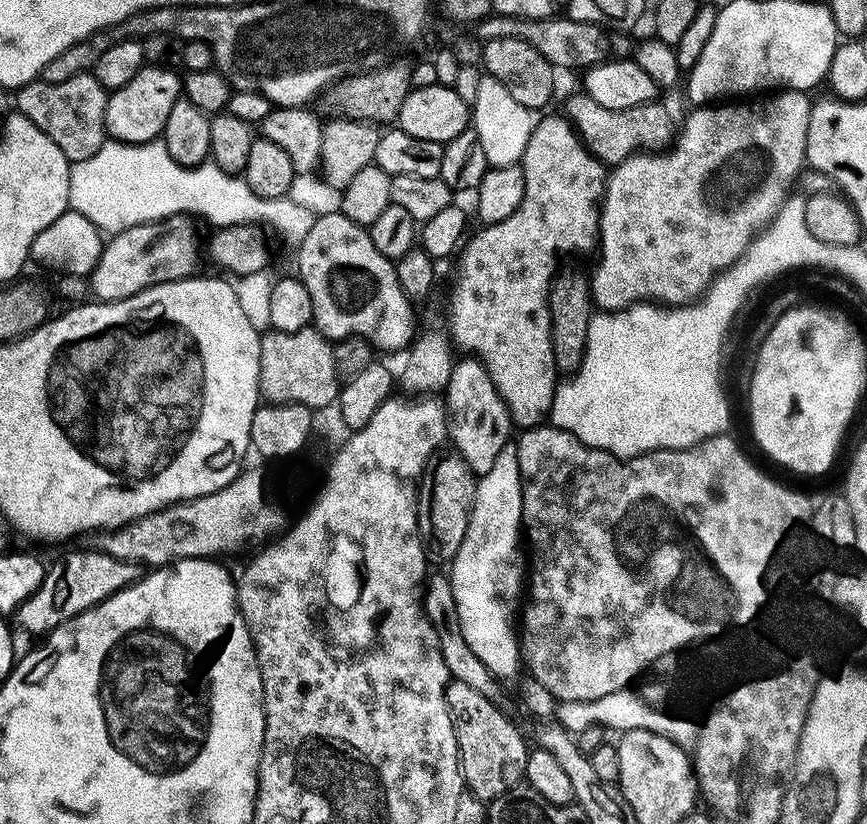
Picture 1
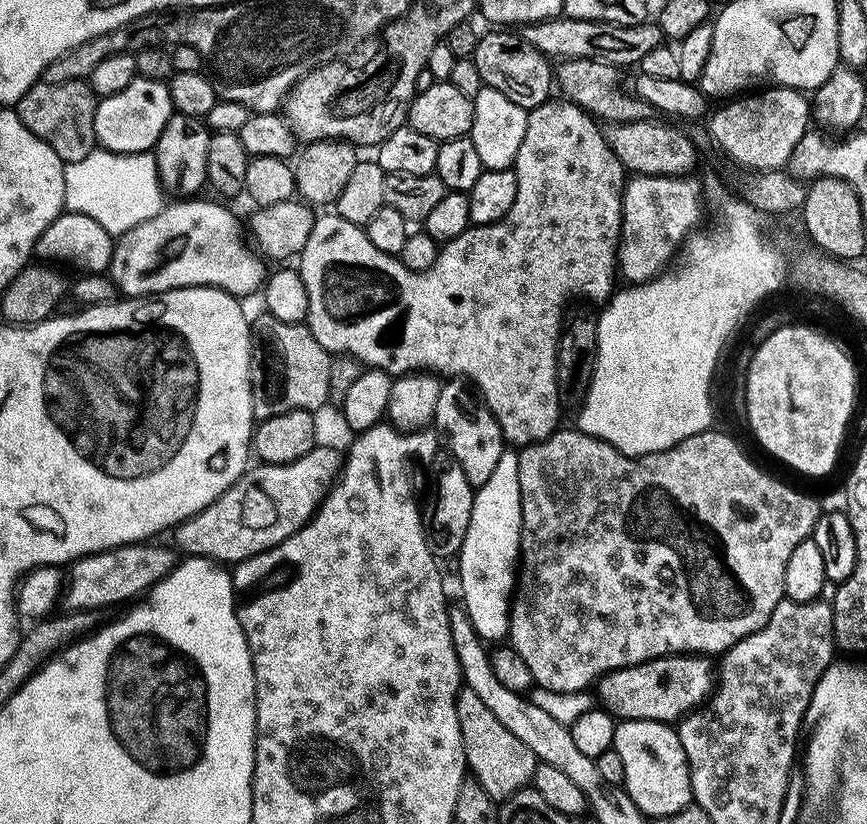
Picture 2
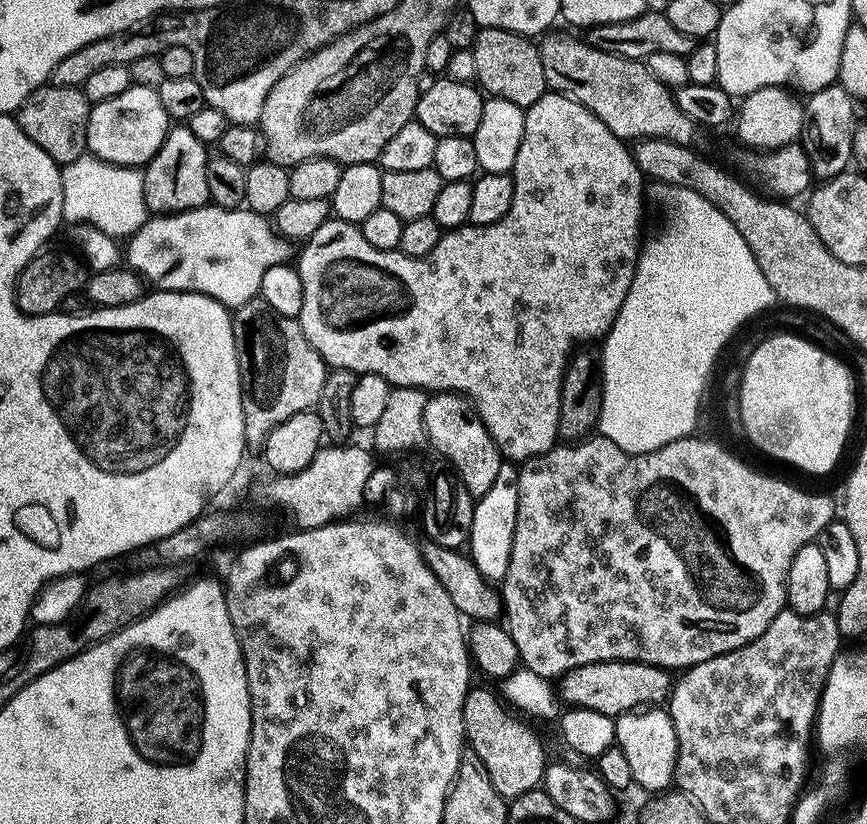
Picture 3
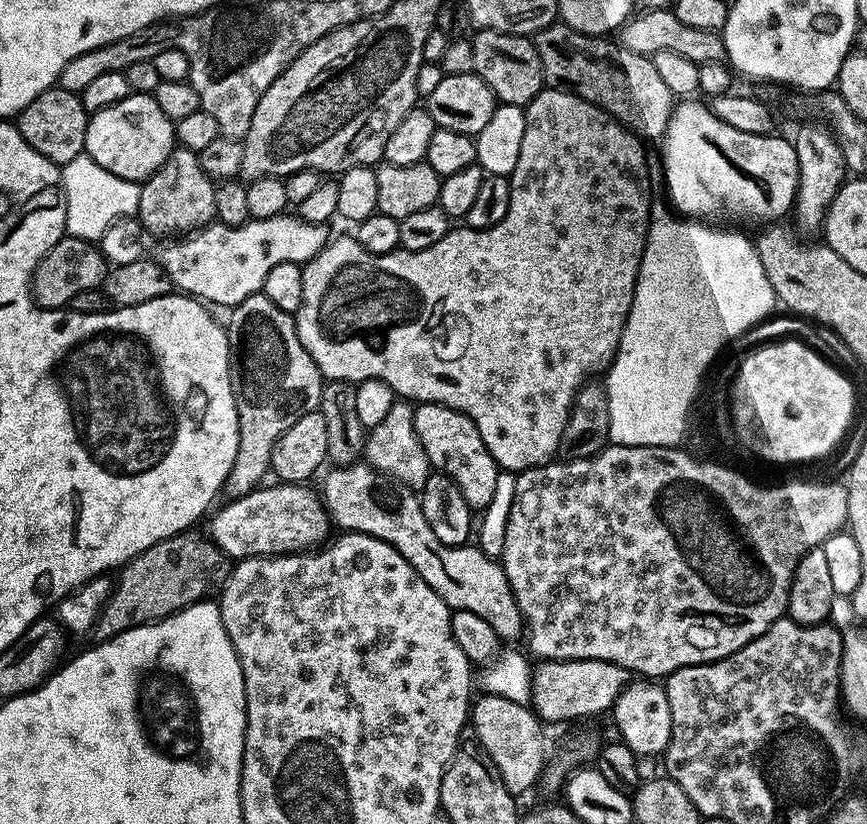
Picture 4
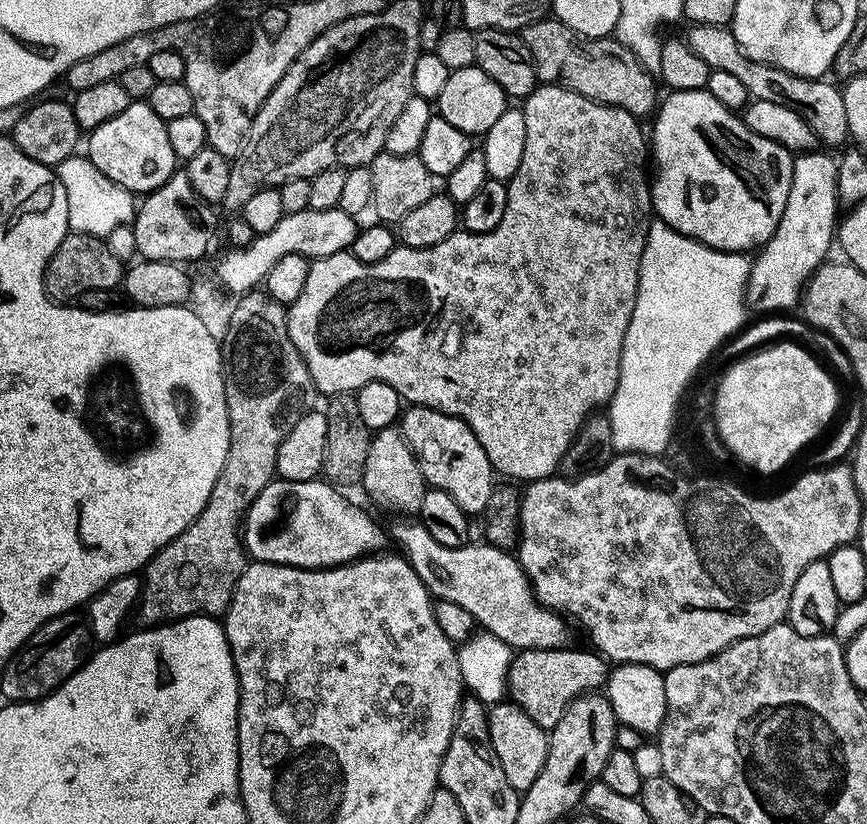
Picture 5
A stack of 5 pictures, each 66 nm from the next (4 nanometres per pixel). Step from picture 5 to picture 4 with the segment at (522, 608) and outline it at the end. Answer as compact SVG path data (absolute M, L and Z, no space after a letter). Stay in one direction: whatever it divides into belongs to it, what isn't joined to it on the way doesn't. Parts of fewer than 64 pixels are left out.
M367 462L336 466L331 470L333 472L328 477L326 477L327 475L323 477L325 480L322 499L324 507L328 509L328 515L337 529L344 528L340 530L345 533L360 532L364 536L373 536L394 546L394 550L398 550L398 554L402 554L402 558L406 558L406 562L410 562L410 566L414 566L414 570L418 570L422 582L426 582L426 586L430 586L430 590L434 590L434 594L438 594L438 598L445 600L449 608L457 612L469 611L470 614L484 618L500 635L501 641L516 640L519 636L521 639L525 635L524 615L518 610L518 602L514 598L512 587L508 584L503 563L487 556L476 546L451 548L443 544L434 535L430 522L426 522L424 506L419 495L408 494L405 500L383 500L376 493L378 473Z

